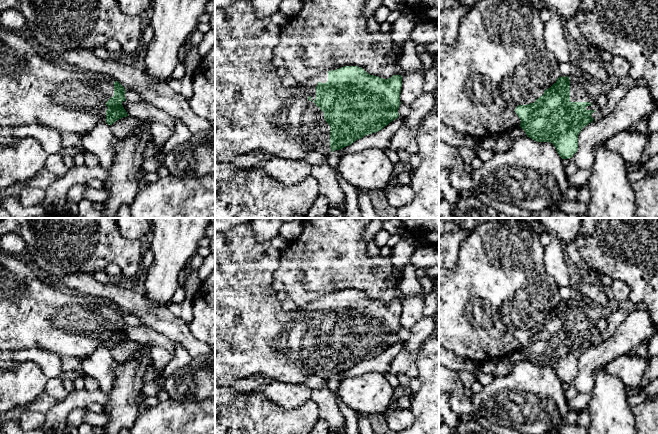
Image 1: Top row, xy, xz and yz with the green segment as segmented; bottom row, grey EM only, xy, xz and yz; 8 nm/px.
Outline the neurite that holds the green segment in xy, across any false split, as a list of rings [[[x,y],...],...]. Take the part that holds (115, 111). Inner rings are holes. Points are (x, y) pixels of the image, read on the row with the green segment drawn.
[[[0,26],[0,127],[37,123],[60,133],[69,132],[84,137],[100,122],[112,125],[120,118],[129,116],[122,105],[126,101],[125,90],[109,75],[65,67],[48,60],[18,32]]]

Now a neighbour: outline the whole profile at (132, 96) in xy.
[[[125,90],[125,98],[131,103],[138,103],[143,100],[141,95],[133,90]]]

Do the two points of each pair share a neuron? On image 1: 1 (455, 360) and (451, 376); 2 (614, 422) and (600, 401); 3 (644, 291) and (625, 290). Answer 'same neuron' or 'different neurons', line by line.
1: different neurons
2: same neuron
3: different neurons

